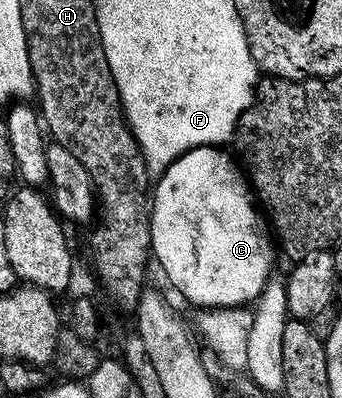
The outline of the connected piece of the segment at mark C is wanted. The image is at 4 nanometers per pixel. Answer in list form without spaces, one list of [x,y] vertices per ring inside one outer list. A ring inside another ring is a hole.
[[[198,146],[195,150],[189,150],[184,152],[177,160],[169,166],[168,169],[157,179],[156,185],[152,190],[152,205],[150,208],[150,248],[153,254],[153,257],[156,259],[158,257],[158,262],[162,265],[162,270],[166,273],[166,278],[187,298],[188,301],[194,305],[194,308],[242,308],[247,304],[257,303],[259,296],[262,294],[262,289],[266,287],[267,282],[271,281],[272,274],[270,274],[270,269],[274,266],[274,250],[276,254],[276,246],[272,241],[271,235],[268,233],[267,223],[264,221],[263,215],[260,213],[259,207],[256,205],[256,199],[252,193],[251,187],[248,185],[247,179],[244,177],[243,171],[240,169],[239,163],[235,161],[233,157],[229,158],[225,154],[225,149],[216,147],[216,146]]]

